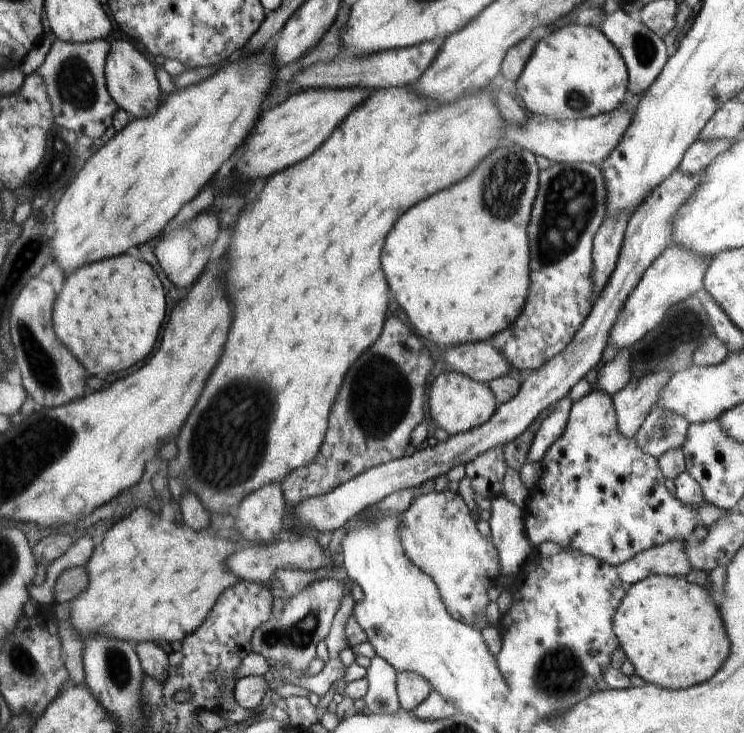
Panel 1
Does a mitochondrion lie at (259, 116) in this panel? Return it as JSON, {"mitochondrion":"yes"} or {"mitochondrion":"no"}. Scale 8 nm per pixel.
{"mitochondrion":"no"}

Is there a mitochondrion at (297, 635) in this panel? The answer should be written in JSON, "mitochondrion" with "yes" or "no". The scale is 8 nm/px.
{"mitochondrion":"yes"}

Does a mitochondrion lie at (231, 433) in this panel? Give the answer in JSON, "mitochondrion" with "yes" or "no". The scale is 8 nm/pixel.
{"mitochondrion":"yes"}

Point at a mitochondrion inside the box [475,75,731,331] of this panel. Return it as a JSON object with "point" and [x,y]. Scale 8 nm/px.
{"point":[567,209]}

